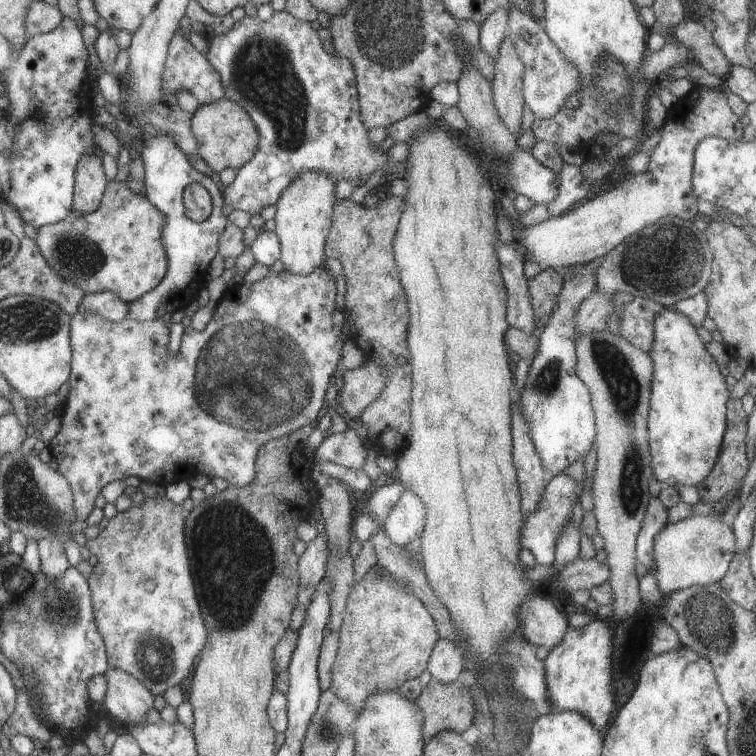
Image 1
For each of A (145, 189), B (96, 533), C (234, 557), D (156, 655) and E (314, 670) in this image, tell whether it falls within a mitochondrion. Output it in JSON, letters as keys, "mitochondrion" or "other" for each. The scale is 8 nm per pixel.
{"A":"other","B":"other","C":"mitochondrion","D":"mitochondrion","E":"other"}

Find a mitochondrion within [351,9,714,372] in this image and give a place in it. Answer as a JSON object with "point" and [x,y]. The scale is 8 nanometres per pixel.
{"point":[613,93]}

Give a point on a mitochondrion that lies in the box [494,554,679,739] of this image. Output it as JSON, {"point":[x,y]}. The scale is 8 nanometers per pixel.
{"point":[626,665]}

